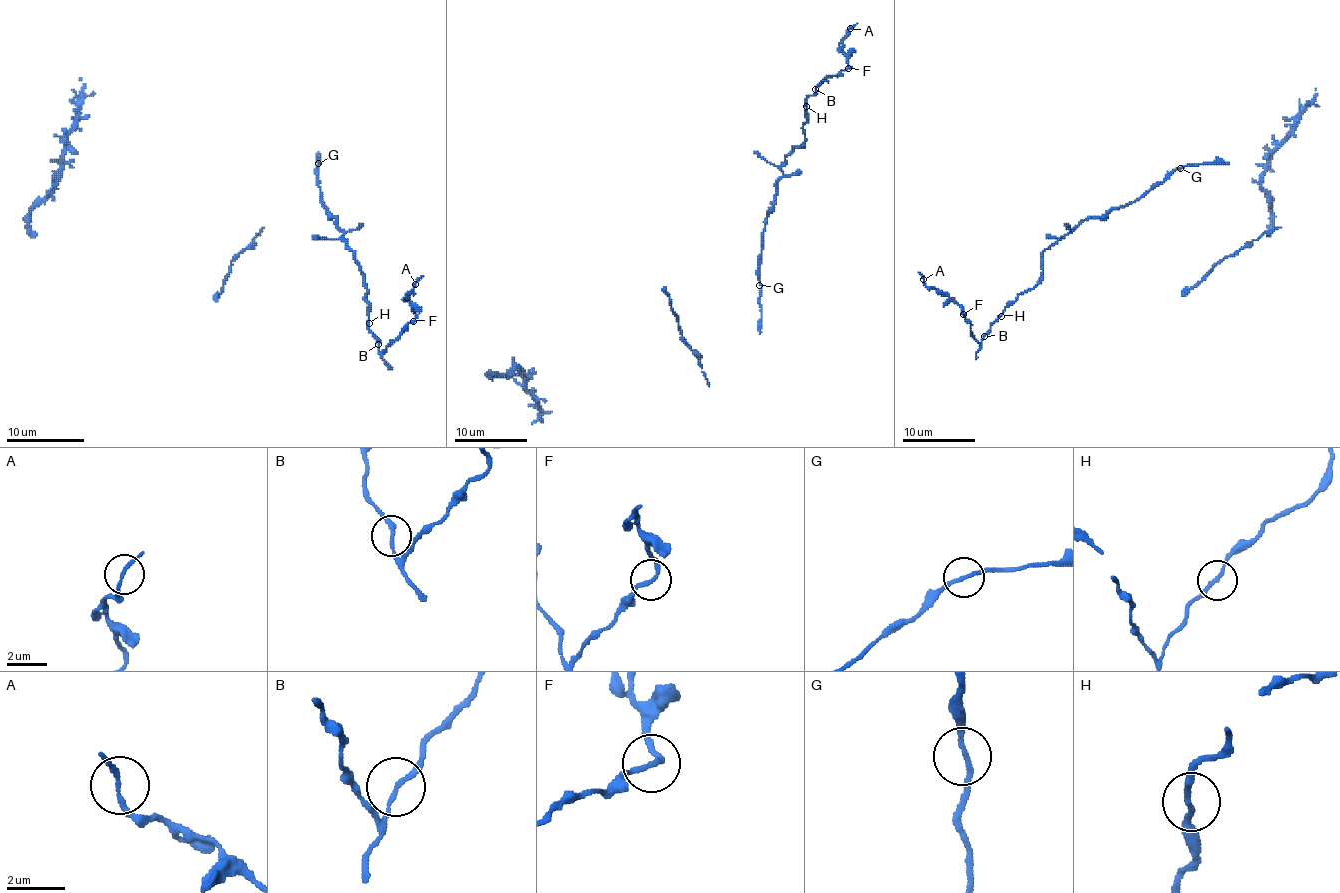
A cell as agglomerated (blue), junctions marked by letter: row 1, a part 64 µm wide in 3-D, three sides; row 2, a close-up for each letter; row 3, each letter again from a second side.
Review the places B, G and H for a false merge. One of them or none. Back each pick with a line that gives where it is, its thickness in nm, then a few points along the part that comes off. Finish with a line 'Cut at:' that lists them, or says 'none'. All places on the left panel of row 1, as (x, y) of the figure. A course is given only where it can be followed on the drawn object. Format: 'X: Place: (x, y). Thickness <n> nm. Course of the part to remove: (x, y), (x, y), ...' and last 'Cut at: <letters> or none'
B: Place: (378, 344). Thickness 160 nm. Course of the part to remove: (378, 344), (382, 352), (415, 319), (407, 295), (423, 276)
Cut at: B

